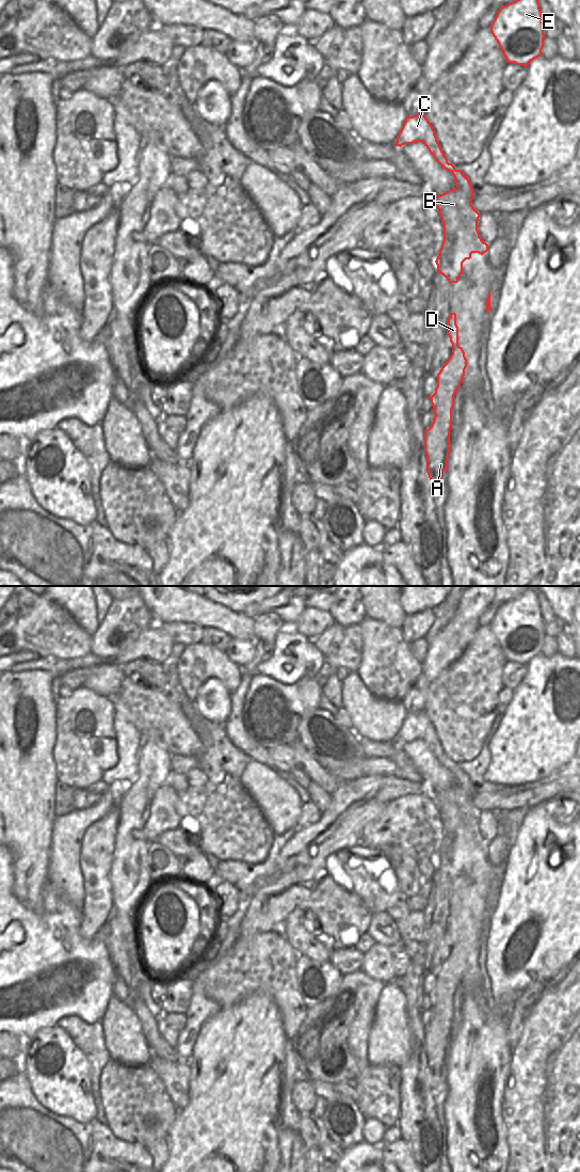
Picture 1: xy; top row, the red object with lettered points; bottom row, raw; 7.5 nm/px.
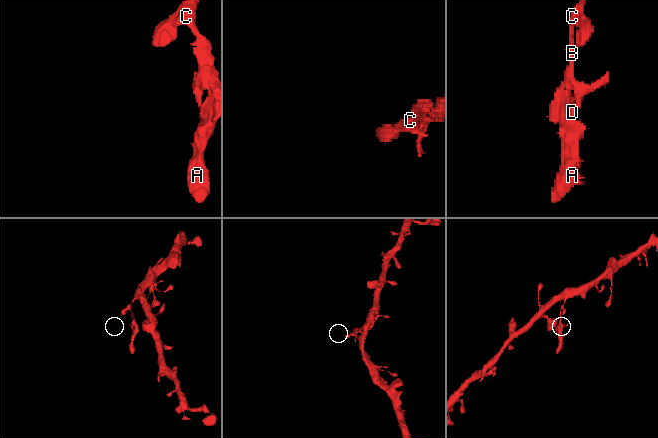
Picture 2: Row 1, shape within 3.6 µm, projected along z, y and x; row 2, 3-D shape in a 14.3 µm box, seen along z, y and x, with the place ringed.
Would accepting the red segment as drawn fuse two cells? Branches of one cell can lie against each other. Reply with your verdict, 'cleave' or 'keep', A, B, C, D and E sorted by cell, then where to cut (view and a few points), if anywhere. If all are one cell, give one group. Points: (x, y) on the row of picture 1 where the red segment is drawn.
cleave | A B D / C E | xy (455, 169), (452, 172)

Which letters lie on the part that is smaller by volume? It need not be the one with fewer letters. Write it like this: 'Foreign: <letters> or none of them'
Foreign: A, B, D

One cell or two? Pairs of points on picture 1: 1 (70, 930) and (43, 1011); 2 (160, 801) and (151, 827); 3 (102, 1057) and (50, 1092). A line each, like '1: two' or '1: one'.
1: one
2: one
3: two

